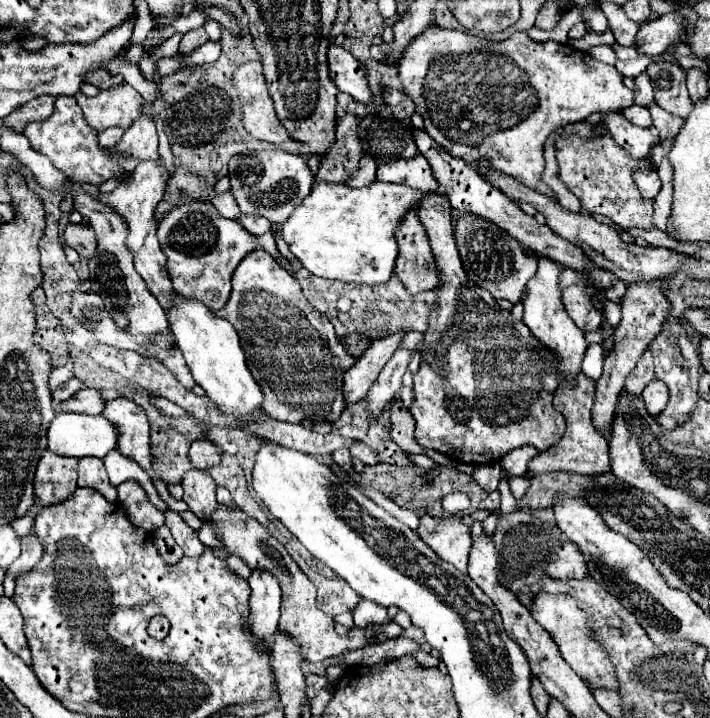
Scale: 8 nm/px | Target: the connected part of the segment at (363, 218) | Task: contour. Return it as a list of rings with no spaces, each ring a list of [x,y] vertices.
[[[316,184],[314,190],[310,192],[310,196],[304,198],[304,202],[292,212],[292,216],[282,224],[282,236],[286,240],[286,244],[290,246],[290,252],[302,262],[302,266],[306,270],[310,270],[316,276],[322,278],[338,278],[338,280],[346,280],[346,282],[360,282],[360,284],[382,284],[390,278],[392,270],[394,270],[394,260],[398,256],[398,246],[396,246],[396,224],[400,224],[400,220],[404,220],[404,212],[410,212],[412,208],[418,210],[418,204],[424,200],[424,196],[428,196],[430,192],[420,192],[420,190],[412,190],[410,186],[366,186],[366,188],[346,188],[340,184]]]

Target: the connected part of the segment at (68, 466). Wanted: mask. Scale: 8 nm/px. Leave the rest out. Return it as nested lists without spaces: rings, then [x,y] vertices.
[[[44,450],[34,478],[34,494],[44,506],[64,502],[76,490],[78,460],[70,456],[56,456]]]

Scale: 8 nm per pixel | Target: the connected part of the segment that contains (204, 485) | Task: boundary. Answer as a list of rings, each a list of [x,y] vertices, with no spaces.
[[[190,470],[182,478],[184,488],[184,502],[188,508],[200,518],[208,520],[212,512],[216,512],[216,484],[206,470]]]

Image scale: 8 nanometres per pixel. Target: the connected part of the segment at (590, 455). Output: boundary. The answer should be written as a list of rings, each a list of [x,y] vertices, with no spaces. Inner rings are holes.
[[[584,372],[576,374],[574,384],[562,382],[556,388],[554,406],[566,418],[566,432],[558,444],[548,448],[548,452],[540,452],[536,458],[530,460],[528,472],[532,476],[536,476],[540,472],[552,472],[552,470],[570,470],[570,472],[578,472],[578,474],[604,474],[610,470],[608,440],[604,436],[604,432],[600,432],[592,422],[594,394],[596,394],[596,382],[590,380]]]

